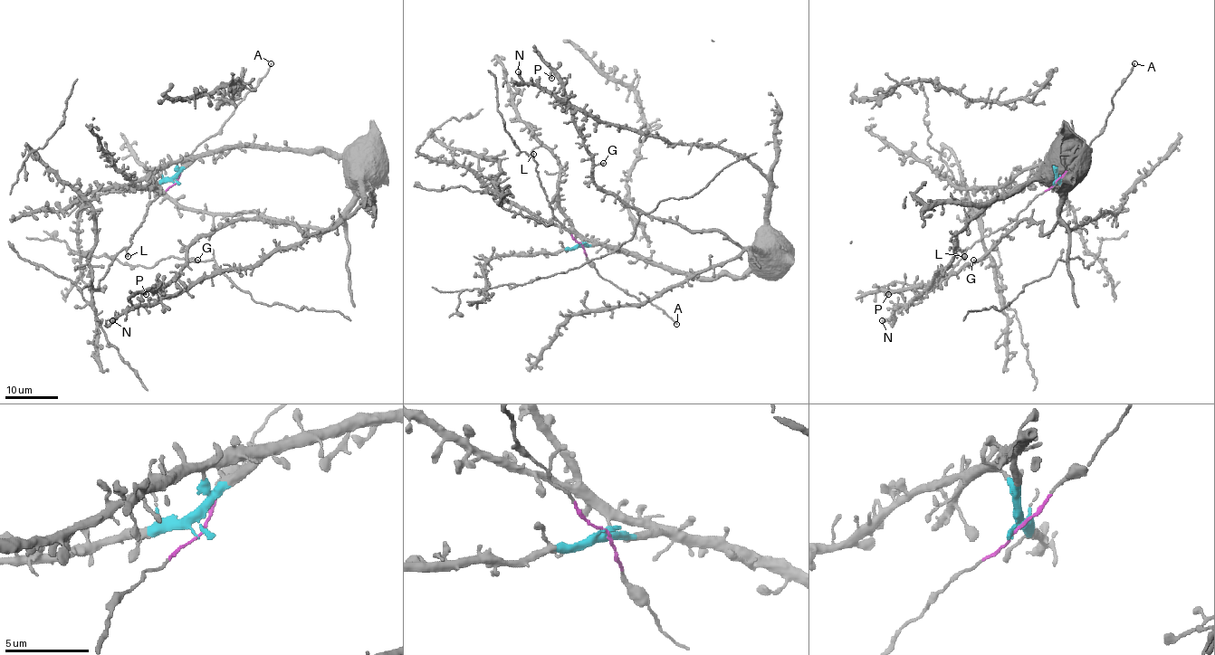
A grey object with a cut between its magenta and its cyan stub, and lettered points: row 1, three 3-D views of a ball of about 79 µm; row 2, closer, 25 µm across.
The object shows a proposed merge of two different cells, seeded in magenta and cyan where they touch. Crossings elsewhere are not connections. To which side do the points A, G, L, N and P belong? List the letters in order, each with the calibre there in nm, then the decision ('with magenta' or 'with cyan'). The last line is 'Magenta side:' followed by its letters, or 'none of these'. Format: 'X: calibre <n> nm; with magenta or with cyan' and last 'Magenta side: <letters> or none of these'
A: calibre 190 nm; with magenta
G: calibre 320 nm; with cyan
L: calibre 280 nm; with magenta
N: calibre 400 nm; with cyan
P: calibre 400 nm; with cyan
Magenta side: A, L

